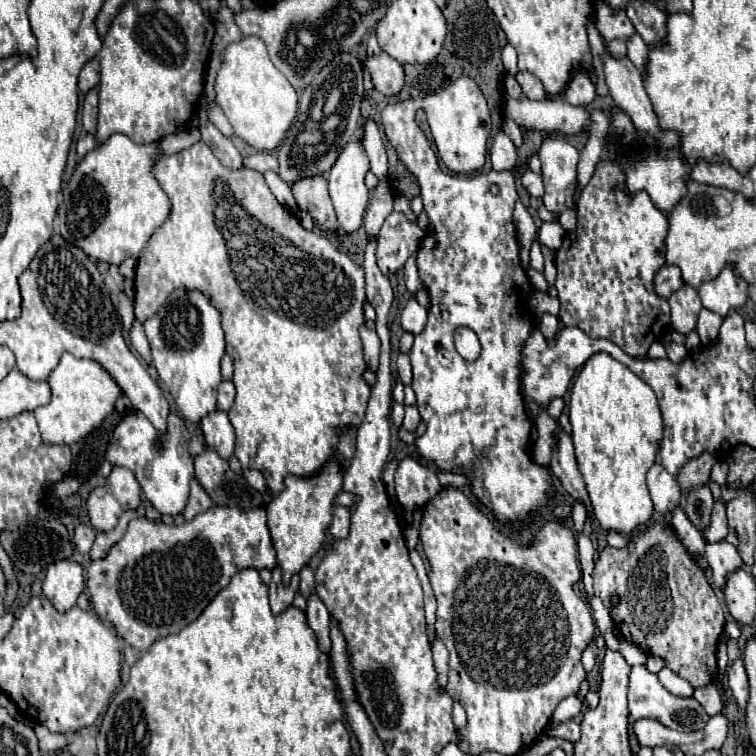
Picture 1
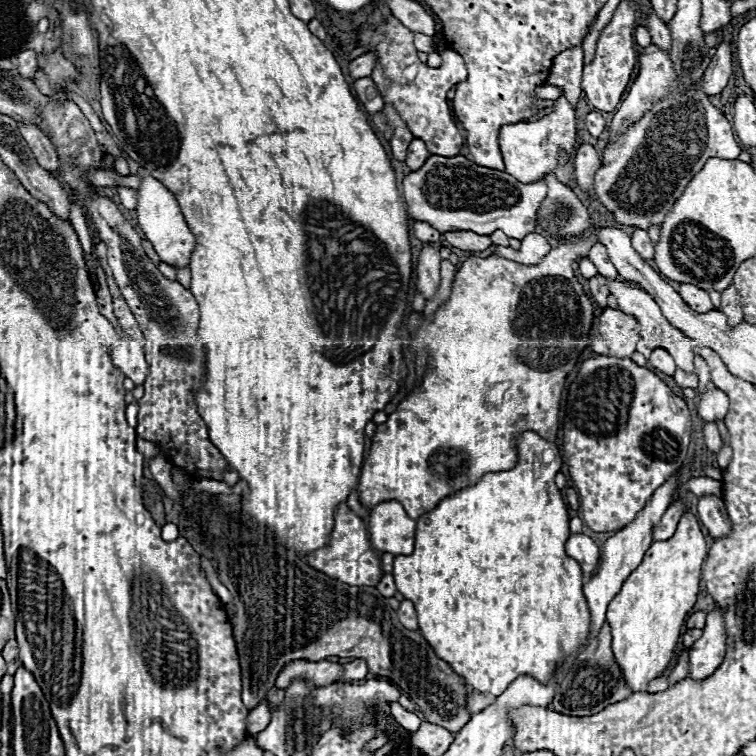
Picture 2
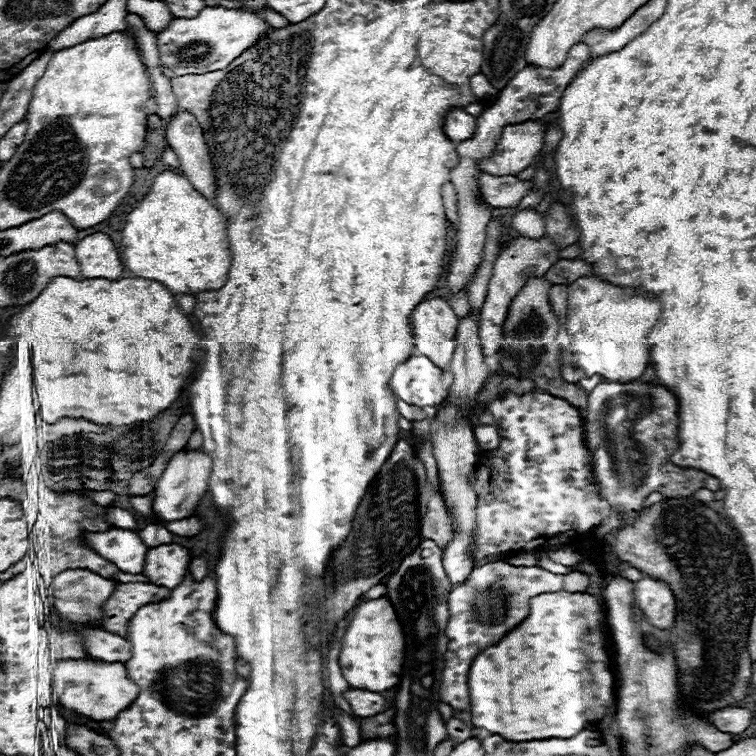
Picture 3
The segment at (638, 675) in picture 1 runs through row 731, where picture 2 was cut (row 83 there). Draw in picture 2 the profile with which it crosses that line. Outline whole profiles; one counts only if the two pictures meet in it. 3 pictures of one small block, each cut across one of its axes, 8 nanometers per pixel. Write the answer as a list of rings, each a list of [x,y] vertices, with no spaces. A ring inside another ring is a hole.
[[[678,82],[652,110],[618,134],[614,142],[608,142],[602,166],[594,178],[594,192],[618,224],[648,230],[650,226],[660,226],[676,198],[680,198],[708,158],[736,160],[740,152],[742,148],[734,140],[728,120],[712,106],[708,94],[696,90],[696,82]]]

